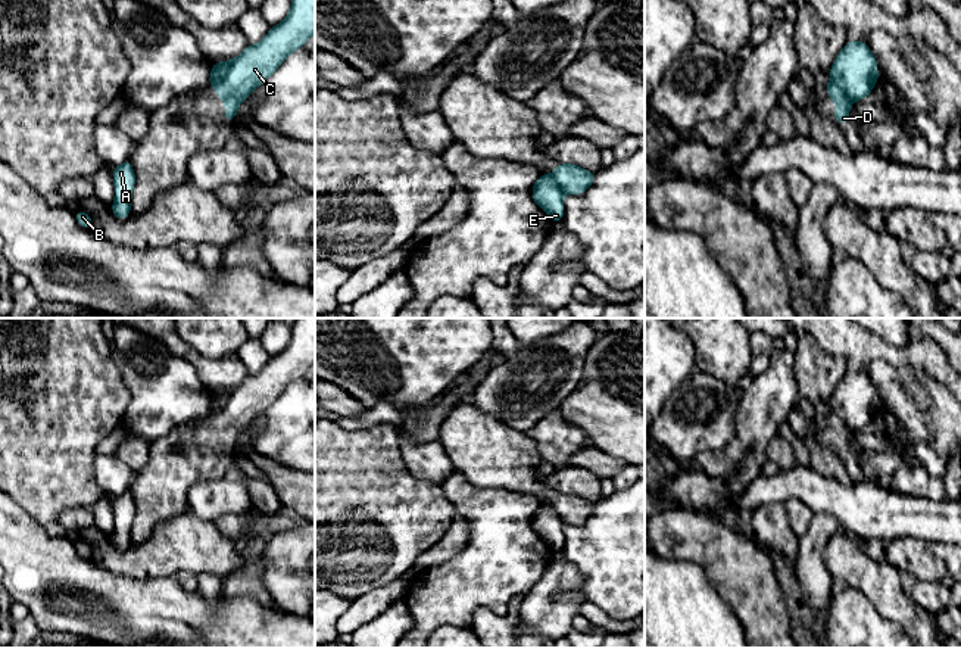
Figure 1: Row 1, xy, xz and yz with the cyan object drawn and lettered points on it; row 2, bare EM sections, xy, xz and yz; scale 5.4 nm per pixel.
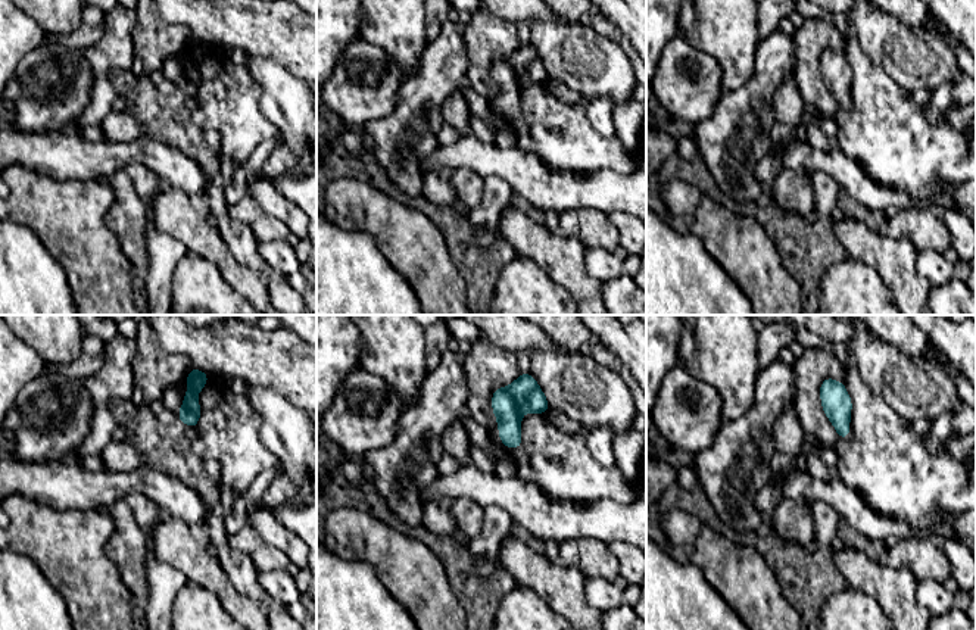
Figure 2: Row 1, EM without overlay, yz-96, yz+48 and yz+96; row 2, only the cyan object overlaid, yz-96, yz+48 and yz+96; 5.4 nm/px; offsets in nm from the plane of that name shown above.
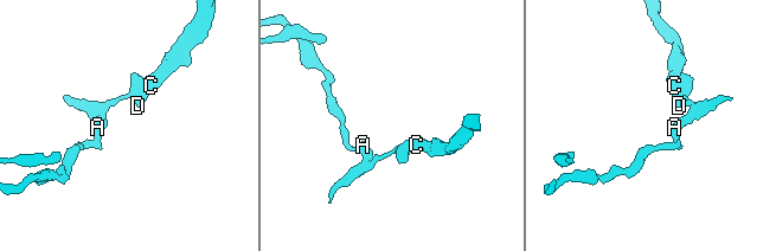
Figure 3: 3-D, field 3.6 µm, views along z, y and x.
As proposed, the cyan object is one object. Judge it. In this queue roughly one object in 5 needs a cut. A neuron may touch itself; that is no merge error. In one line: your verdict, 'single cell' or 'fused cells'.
fused cells

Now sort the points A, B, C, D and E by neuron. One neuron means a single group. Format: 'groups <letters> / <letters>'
groups A B E / C D

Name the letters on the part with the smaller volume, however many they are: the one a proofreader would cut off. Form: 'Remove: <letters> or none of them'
Remove: C, D

